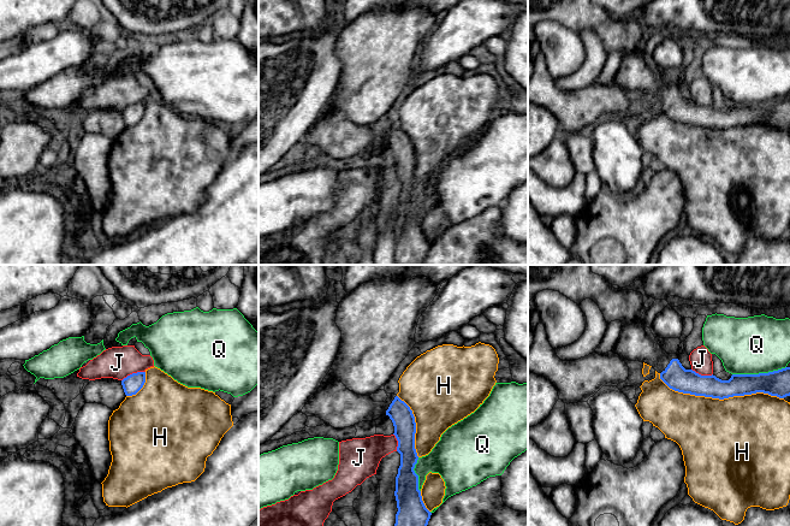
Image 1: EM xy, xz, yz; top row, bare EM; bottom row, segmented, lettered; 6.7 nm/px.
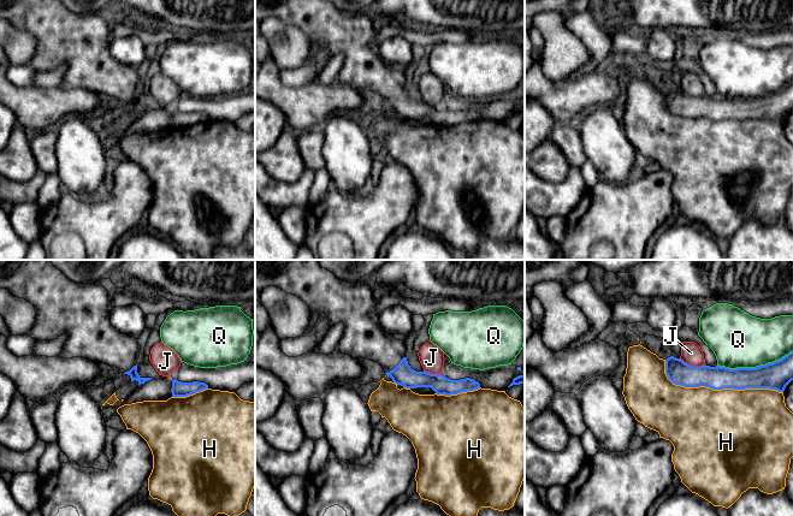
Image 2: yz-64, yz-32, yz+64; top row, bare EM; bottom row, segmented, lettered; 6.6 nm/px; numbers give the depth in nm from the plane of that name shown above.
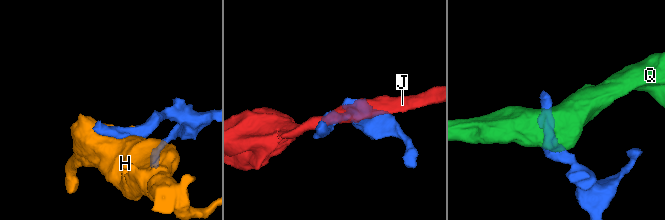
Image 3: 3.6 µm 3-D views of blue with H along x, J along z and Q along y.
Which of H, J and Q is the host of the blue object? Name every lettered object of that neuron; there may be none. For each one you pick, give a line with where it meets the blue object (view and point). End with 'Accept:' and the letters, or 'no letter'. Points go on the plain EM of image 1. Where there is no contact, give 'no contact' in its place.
Accept: no letter

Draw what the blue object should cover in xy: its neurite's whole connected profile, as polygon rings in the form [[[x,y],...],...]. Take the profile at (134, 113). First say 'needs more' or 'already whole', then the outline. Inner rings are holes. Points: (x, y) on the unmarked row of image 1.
already whole; [[[137,102],[127,106],[121,111],[121,116],[126,126],[136,125],[145,113],[145,102]]]

